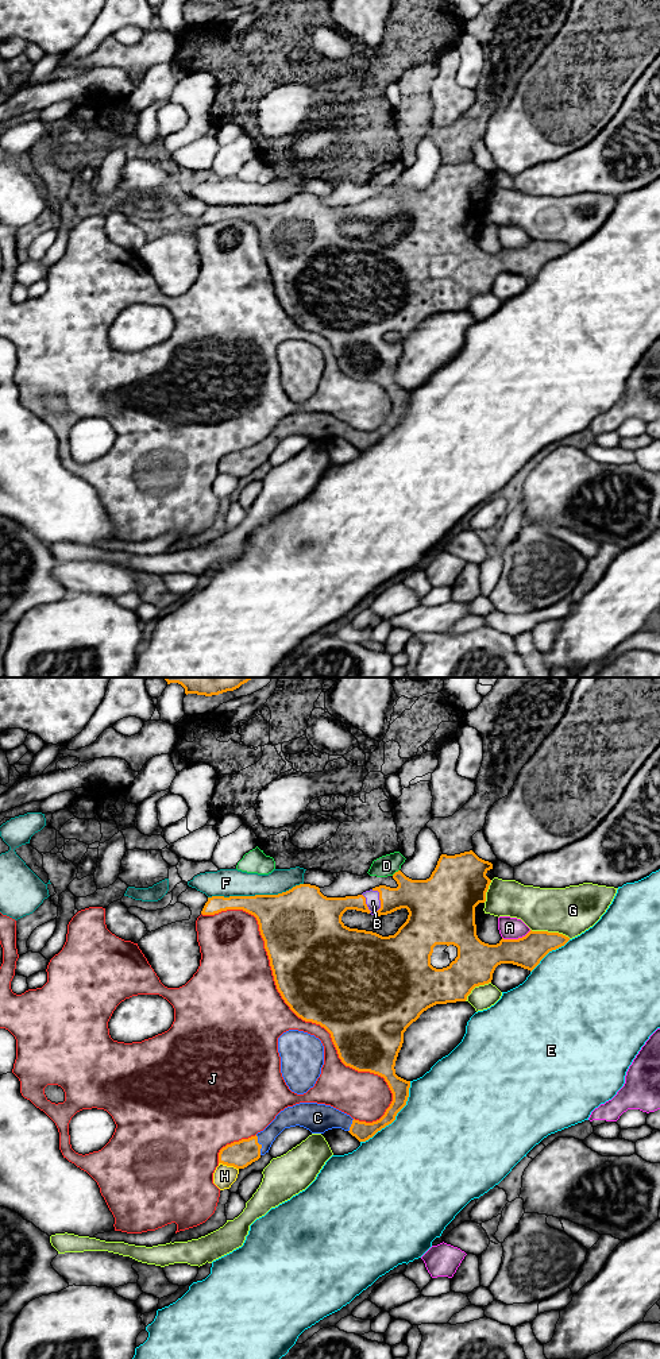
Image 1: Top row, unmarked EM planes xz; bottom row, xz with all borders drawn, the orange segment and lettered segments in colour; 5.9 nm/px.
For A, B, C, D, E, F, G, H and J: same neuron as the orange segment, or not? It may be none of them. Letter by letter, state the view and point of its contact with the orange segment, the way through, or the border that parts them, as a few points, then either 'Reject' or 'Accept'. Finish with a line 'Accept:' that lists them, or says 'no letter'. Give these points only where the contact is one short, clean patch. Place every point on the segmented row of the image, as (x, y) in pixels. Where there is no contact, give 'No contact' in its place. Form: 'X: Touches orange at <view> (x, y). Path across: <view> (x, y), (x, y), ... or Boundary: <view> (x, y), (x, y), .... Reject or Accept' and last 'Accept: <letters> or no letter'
A: Touches orange at xz (516, 939). Reject
B: Touches orange at xz (379, 899). Accept
C: Touches orange at xz (259, 1145). Accept
D: Touches orange at xz (396, 872). Reject
E: Touches orange at xz (394, 1118). Reject
F: Touches orange at xz (255, 895). Reject
G: Touches orange at xz (551, 933). Reject
H: Touches orange at xz (228, 1165). Reject
J: Touches orange at xz (293, 1011). Reject
Accept: B, C

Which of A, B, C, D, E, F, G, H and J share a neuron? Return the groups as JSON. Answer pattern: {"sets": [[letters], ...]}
{"sets": [["A"], ["B", "C"], ["D"], ["E"], ["F"], ["G"], ["H"], ["J"]]}

